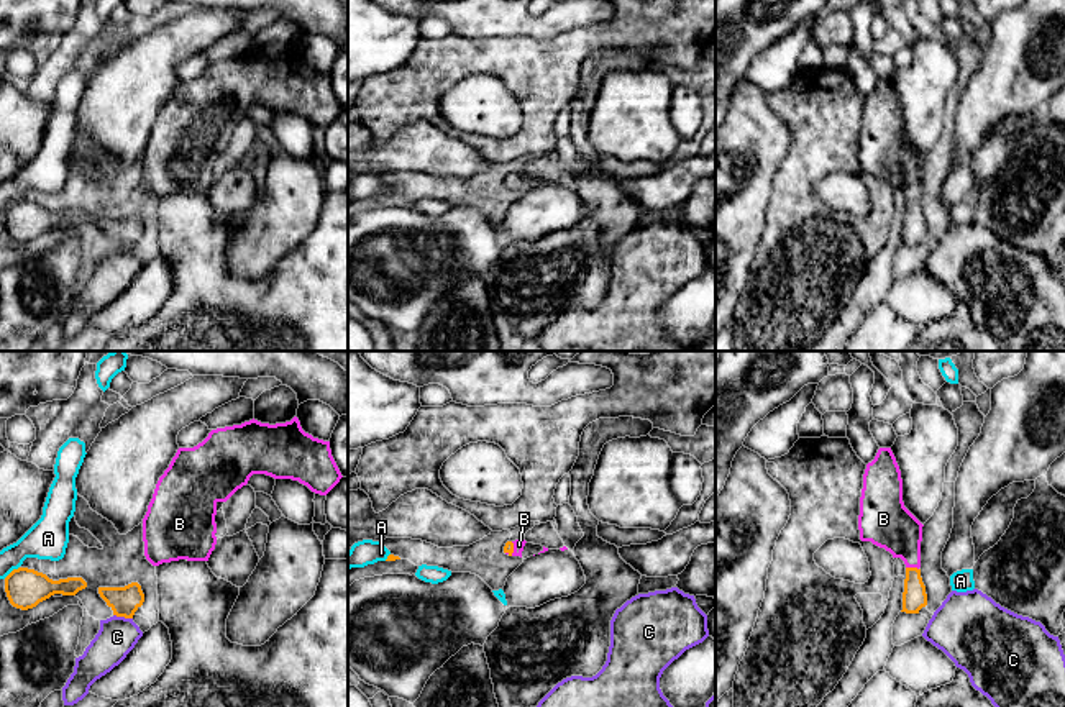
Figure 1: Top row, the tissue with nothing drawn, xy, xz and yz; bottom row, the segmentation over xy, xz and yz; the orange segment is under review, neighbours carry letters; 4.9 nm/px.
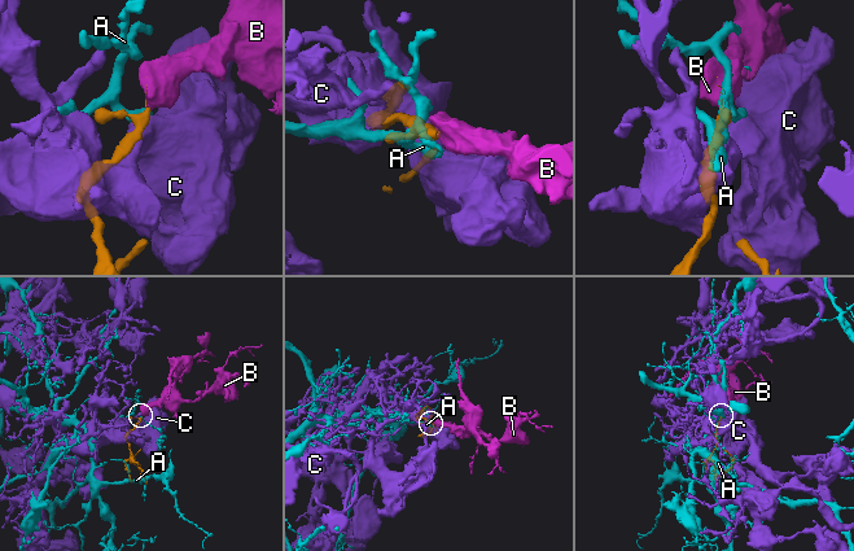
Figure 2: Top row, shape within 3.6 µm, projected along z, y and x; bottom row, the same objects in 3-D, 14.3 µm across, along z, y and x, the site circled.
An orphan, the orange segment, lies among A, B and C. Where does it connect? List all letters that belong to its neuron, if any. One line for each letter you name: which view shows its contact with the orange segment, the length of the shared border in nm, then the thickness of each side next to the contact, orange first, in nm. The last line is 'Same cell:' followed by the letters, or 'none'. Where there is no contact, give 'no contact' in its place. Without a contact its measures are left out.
B: meets orange in yz; contact 70 nm long; 120 nm thick on the orange side, 240 nm on the other
Same cell: B

